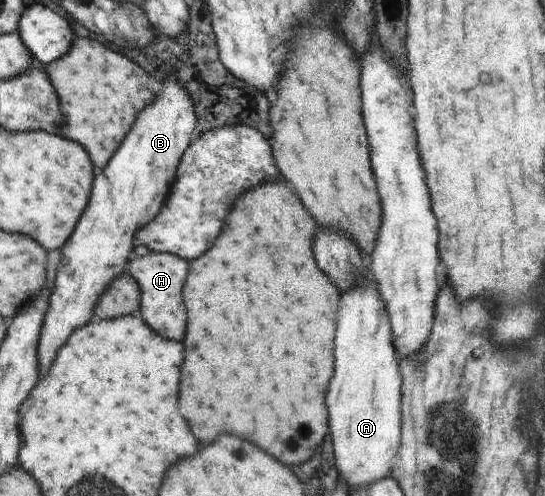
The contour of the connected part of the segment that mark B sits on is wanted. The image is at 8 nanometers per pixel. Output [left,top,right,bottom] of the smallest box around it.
[40,79,199,377]

